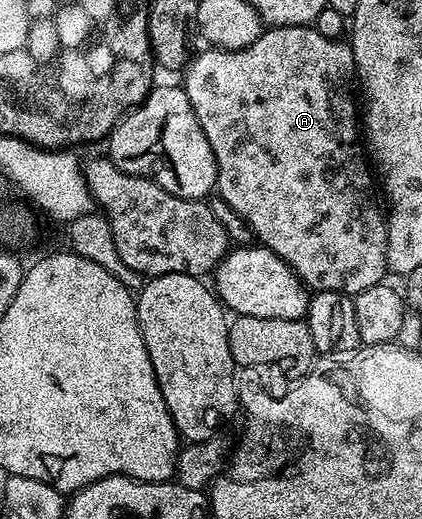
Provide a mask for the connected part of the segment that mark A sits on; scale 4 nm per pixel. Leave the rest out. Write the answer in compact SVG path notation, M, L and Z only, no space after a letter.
M281 25L268 28L259 36L257 43L244 49L207 47L204 50L204 53L199 53L196 57L194 54L188 60L182 74L184 77L183 81L181 80L181 88L187 92L191 110L195 112L197 123L201 123L201 131L205 131L205 139L209 139L209 147L213 147L213 155L219 168L215 176L218 196L251 228L254 240L262 248L277 254L303 280L308 290L354 295L380 284L386 278L383 276L388 276L389 273L387 219L384 210L379 210L379 201L375 198L377 181L361 140L361 113L358 108L355 110L357 74L350 44L343 39L325 39L325 35L321 35L310 25Z

